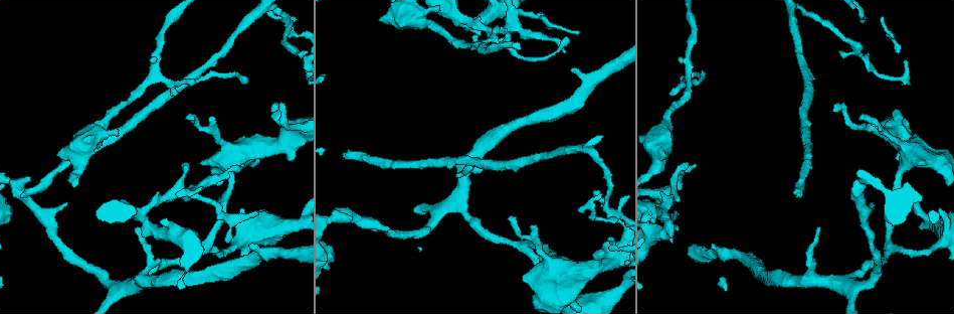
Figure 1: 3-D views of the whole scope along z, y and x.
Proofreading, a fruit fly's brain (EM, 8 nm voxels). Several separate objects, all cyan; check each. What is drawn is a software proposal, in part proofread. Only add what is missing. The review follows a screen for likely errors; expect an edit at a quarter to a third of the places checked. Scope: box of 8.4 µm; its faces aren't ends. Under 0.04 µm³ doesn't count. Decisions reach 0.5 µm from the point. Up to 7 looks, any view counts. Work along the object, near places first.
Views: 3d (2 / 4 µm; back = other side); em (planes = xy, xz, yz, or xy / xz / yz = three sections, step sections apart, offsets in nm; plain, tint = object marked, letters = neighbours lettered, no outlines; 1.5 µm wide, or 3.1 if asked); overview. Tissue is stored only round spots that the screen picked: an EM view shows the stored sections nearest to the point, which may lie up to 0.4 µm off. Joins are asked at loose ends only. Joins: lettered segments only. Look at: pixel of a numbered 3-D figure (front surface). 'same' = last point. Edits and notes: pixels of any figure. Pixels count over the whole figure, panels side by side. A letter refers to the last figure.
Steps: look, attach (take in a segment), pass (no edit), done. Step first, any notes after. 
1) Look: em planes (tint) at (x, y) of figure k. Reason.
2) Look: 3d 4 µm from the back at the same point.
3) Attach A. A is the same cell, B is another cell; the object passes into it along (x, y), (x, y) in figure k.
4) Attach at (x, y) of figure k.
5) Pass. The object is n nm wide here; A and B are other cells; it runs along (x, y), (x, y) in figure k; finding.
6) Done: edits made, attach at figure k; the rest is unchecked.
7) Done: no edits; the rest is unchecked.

Look: em planes (plain) at (711, 245) of figure 1. Branch stops here.

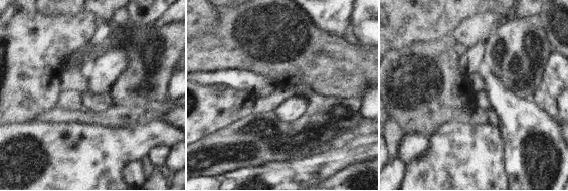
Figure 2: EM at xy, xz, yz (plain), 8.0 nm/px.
Look: em planes (letters) at the same point. See the neighbours.

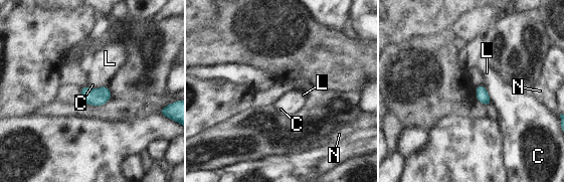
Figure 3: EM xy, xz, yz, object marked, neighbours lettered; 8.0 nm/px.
Pass. The longest contact is with C, 150 nm; C, L and N are other cells; no lettered segment goes on from it.

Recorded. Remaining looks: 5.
Look: 3d 2 µm at (534, 226) of figure 1. Branch stops here.

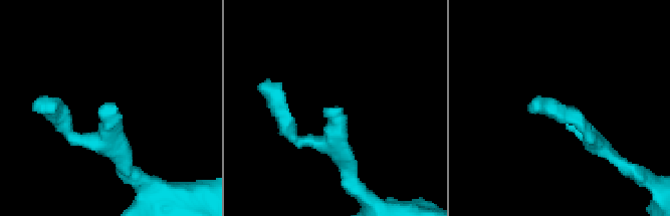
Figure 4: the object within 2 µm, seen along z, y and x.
Look: em planes (plain) at (330, 108) of figure 4. Shape alone is not enough.

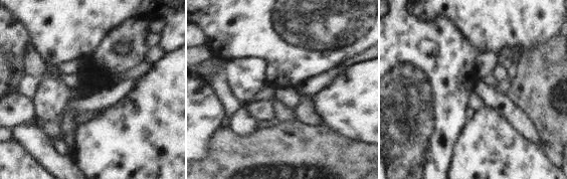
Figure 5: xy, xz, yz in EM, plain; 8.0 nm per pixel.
Look: em planes (letters) at the same point. What lies round it.

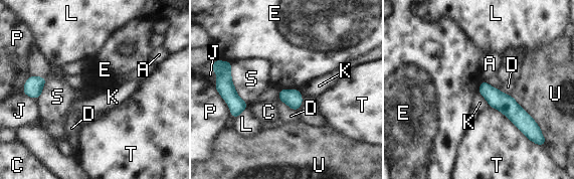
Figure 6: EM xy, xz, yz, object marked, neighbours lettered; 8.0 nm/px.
Pass. The object is 140 nm wide here; A, C, D, E, J, K, L, P, S, T and U are other cells; it runs along (484, 83), (527, 126) in figure 6; no lettered segment goes on from it.

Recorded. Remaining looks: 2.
Done: no edits; the rest is unchecked.

